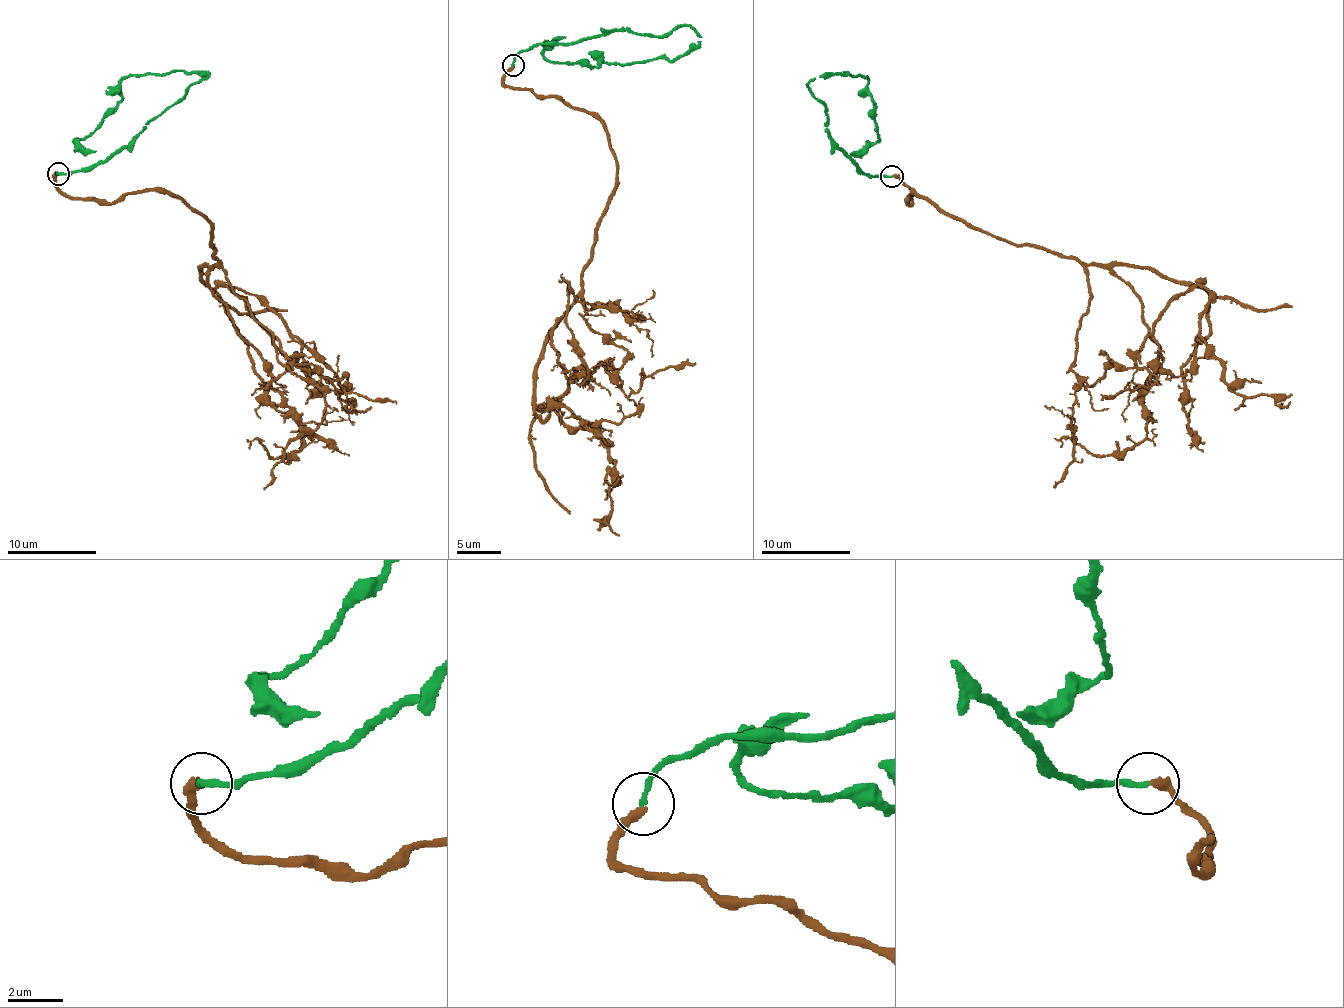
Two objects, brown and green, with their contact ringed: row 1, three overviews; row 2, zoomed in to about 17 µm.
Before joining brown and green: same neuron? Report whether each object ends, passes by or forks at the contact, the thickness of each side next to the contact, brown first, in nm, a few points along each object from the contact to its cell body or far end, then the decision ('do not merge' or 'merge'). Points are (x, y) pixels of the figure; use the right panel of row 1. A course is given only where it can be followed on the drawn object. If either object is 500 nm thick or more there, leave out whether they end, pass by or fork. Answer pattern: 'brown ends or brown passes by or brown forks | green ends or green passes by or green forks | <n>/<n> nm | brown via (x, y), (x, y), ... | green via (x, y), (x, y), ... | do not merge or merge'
brown ends | green ends | 320/200 nm | brown via (892, 176), (906, 205), (915, 191), (1015, 244), (1201, 283), (1168, 303), (1137, 354), (1155, 382), (1101, 399) | green via (892, 176), (858, 171), (841, 151), (809, 86), (820, 77), (868, 78), (879, 134), (850, 154) | merge

